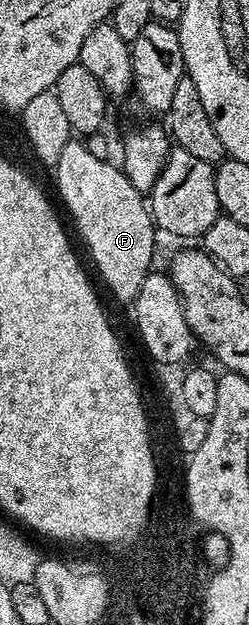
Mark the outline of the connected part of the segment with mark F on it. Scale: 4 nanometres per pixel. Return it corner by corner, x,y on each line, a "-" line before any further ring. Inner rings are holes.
78,138
70,139
68,146
64,146
60,162
56,165
56,172
58,172
58,192
62,195
62,200
66,203
66,208
70,211
83,242
86,243
86,248
90,251
103,282
110,287
110,292
116,299
134,301
136,294
140,294
144,278
152,270
153,264
150,263
154,260
154,236
156,237
156,225
154,219
150,217
143,193
138,192
117,163
114,165
110,160
94,157
86,143

